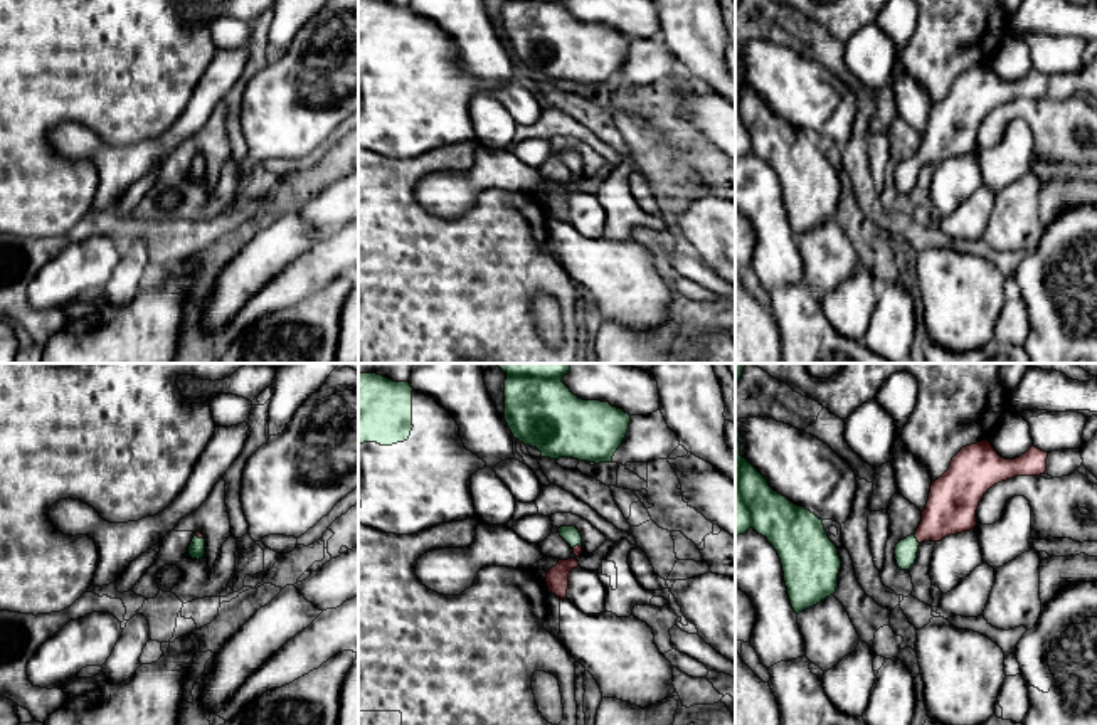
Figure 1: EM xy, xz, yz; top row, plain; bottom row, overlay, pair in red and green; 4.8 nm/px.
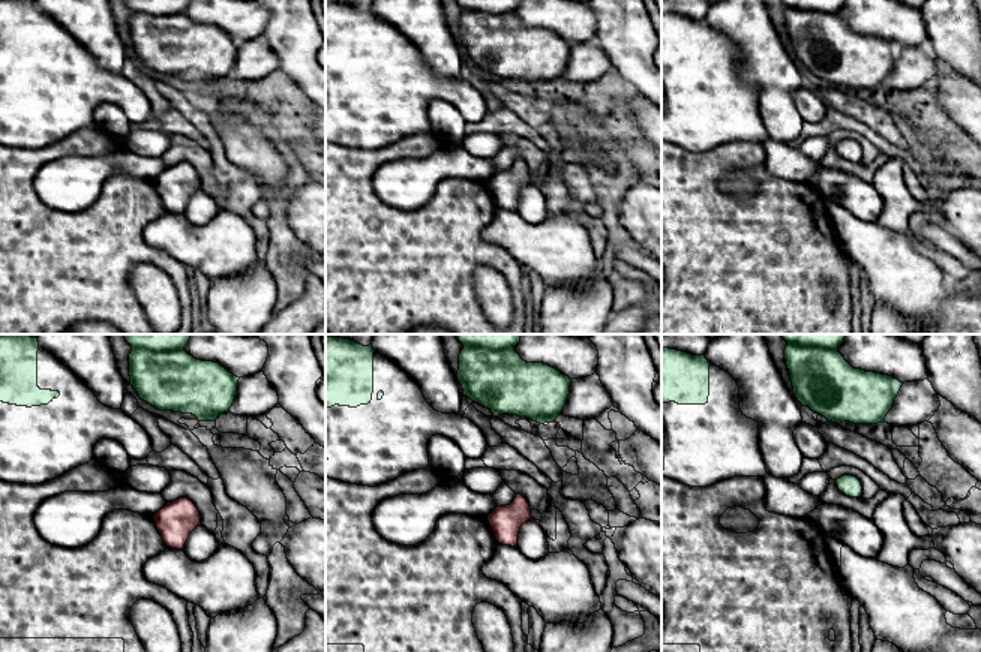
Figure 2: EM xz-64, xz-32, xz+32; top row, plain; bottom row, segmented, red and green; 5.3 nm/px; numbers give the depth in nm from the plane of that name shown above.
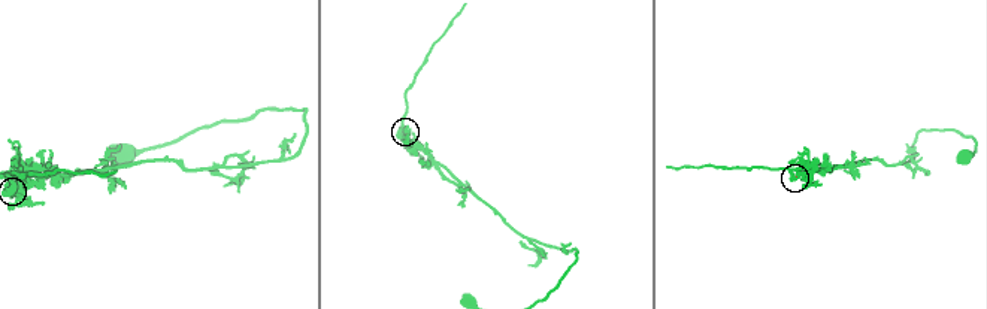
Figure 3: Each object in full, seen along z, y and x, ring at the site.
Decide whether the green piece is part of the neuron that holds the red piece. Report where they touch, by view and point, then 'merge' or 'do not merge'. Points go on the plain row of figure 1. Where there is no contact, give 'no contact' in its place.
yz (917, 164) | merge

